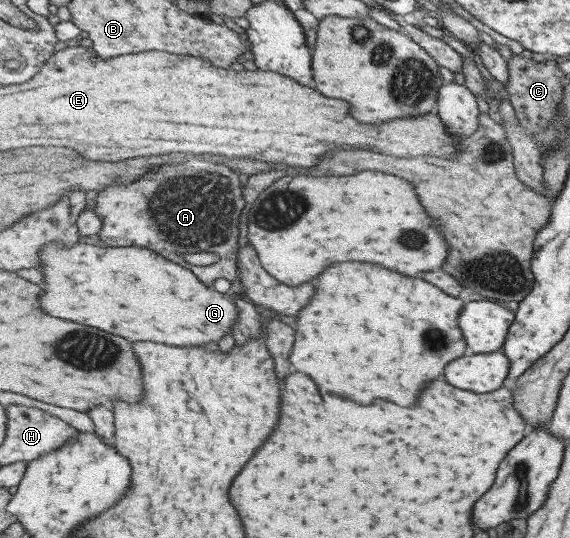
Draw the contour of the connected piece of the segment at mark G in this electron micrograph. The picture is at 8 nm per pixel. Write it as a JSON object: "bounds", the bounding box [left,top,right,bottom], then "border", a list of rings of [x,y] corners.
{"bounds":[44,243,238,347],"border":[[[48,243],[44,247],[44,273],[46,273],[46,287],[44,287],[44,309],[48,309],[48,313],[52,313],[54,317],[64,317],[68,321],[76,321],[82,325],[92,325],[98,329],[108,329],[108,333],[120,333],[120,337],[128,337],[130,341],[154,341],[154,343],[166,343],[166,345],[178,345],[178,347],[198,347],[198,345],[206,345],[206,343],[214,343],[224,339],[228,333],[234,334],[234,328],[238,321],[238,304],[232,298],[232,291],[226,293],[218,293],[214,289],[210,289],[208,285],[204,285],[196,274],[186,268],[186,265],[178,265],[175,261],[170,261],[150,249],[144,247],[98,247],[92,244],[76,243],[72,245],[72,249],[64,249],[62,243]]]}

